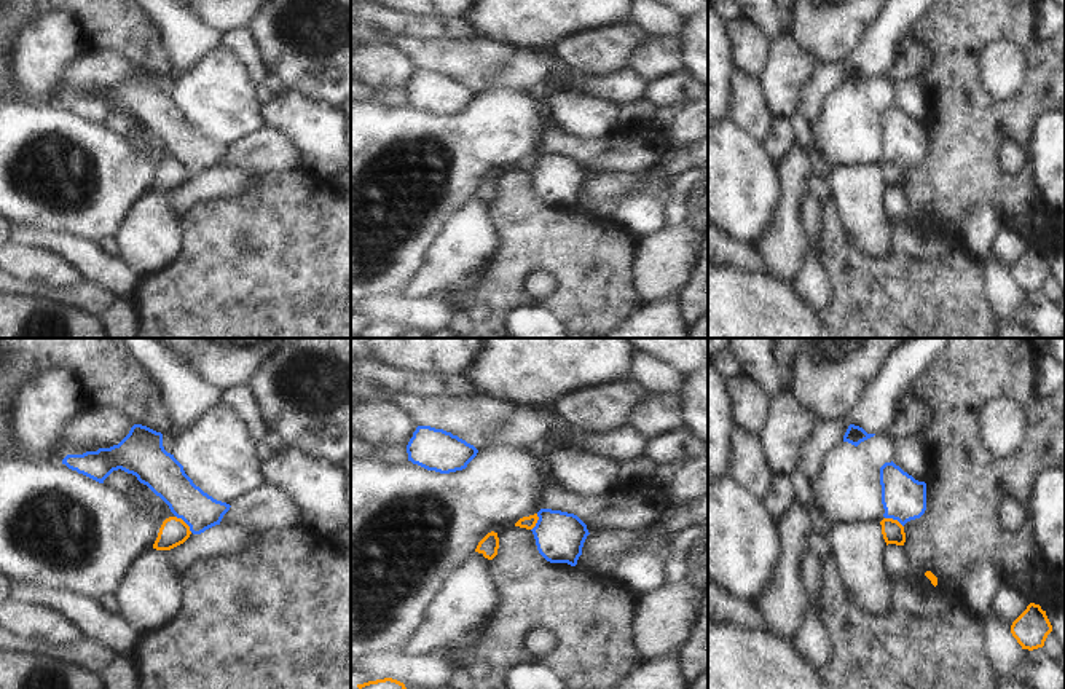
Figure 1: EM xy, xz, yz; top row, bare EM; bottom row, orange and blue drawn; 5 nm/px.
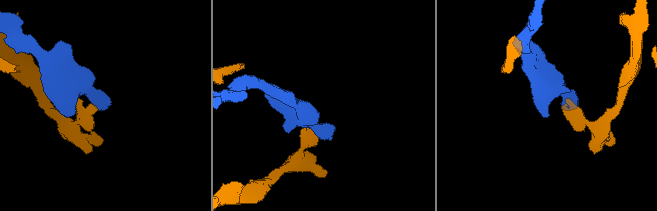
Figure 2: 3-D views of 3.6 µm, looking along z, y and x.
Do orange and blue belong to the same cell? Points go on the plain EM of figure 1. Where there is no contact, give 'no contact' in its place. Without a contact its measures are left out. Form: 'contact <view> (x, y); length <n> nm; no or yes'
contact xy (185, 166); length 120 nm; no

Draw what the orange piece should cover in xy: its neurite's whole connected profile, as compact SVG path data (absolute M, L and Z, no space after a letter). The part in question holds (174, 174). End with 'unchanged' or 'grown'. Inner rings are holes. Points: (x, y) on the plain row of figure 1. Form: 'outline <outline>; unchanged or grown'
outline M169 159L163 164L153 191L171 193L183 187L190 177L190 169L182 161Z; unchanged

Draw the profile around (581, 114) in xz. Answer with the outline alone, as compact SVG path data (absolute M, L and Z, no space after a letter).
M556 89L548 94L547 108L555 113L556 123L568 132L582 139L603 139L620 131L622 105L596 97L582 89Z

